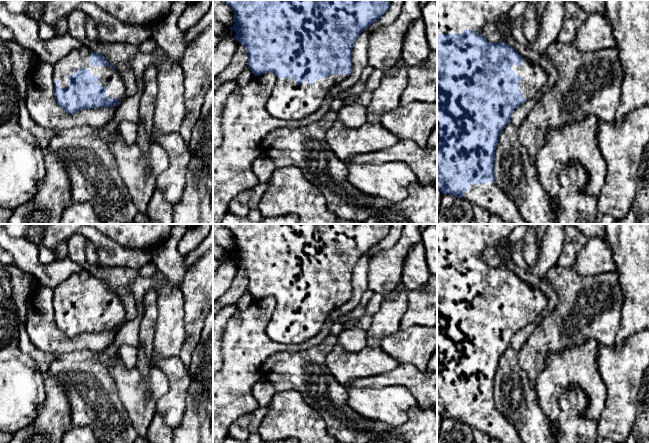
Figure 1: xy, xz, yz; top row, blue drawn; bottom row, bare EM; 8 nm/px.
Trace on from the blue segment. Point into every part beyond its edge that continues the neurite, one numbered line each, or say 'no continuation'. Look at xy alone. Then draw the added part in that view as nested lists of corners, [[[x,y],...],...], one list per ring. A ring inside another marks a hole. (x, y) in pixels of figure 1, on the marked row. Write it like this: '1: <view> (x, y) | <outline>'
1: xy (76, 59) | [[[82,46],[74,49],[65,55],[62,59],[53,64],[53,80],[58,80],[60,88],[66,88],[70,85],[68,78],[76,70],[82,67],[88,69],[92,75],[98,77],[98,84],[106,87],[106,96],[116,98],[119,102],[123,101],[125,85],[122,77],[117,70],[112,70],[110,66],[92,66],[90,64],[91,51]]]

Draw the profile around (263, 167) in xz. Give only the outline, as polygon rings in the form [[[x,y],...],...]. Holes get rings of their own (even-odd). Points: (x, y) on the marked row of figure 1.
[[[260,155],[252,164],[252,170],[260,183],[267,183],[272,179],[275,169],[276,165],[274,161],[265,155]]]

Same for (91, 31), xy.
[[[86,16],[86,35],[89,40],[99,43],[98,31],[96,23],[90,16]]]

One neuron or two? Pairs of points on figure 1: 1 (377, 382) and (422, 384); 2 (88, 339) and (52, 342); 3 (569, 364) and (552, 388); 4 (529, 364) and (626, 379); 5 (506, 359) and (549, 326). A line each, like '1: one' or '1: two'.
1: one
2: one
3: one
4: two
5: two

